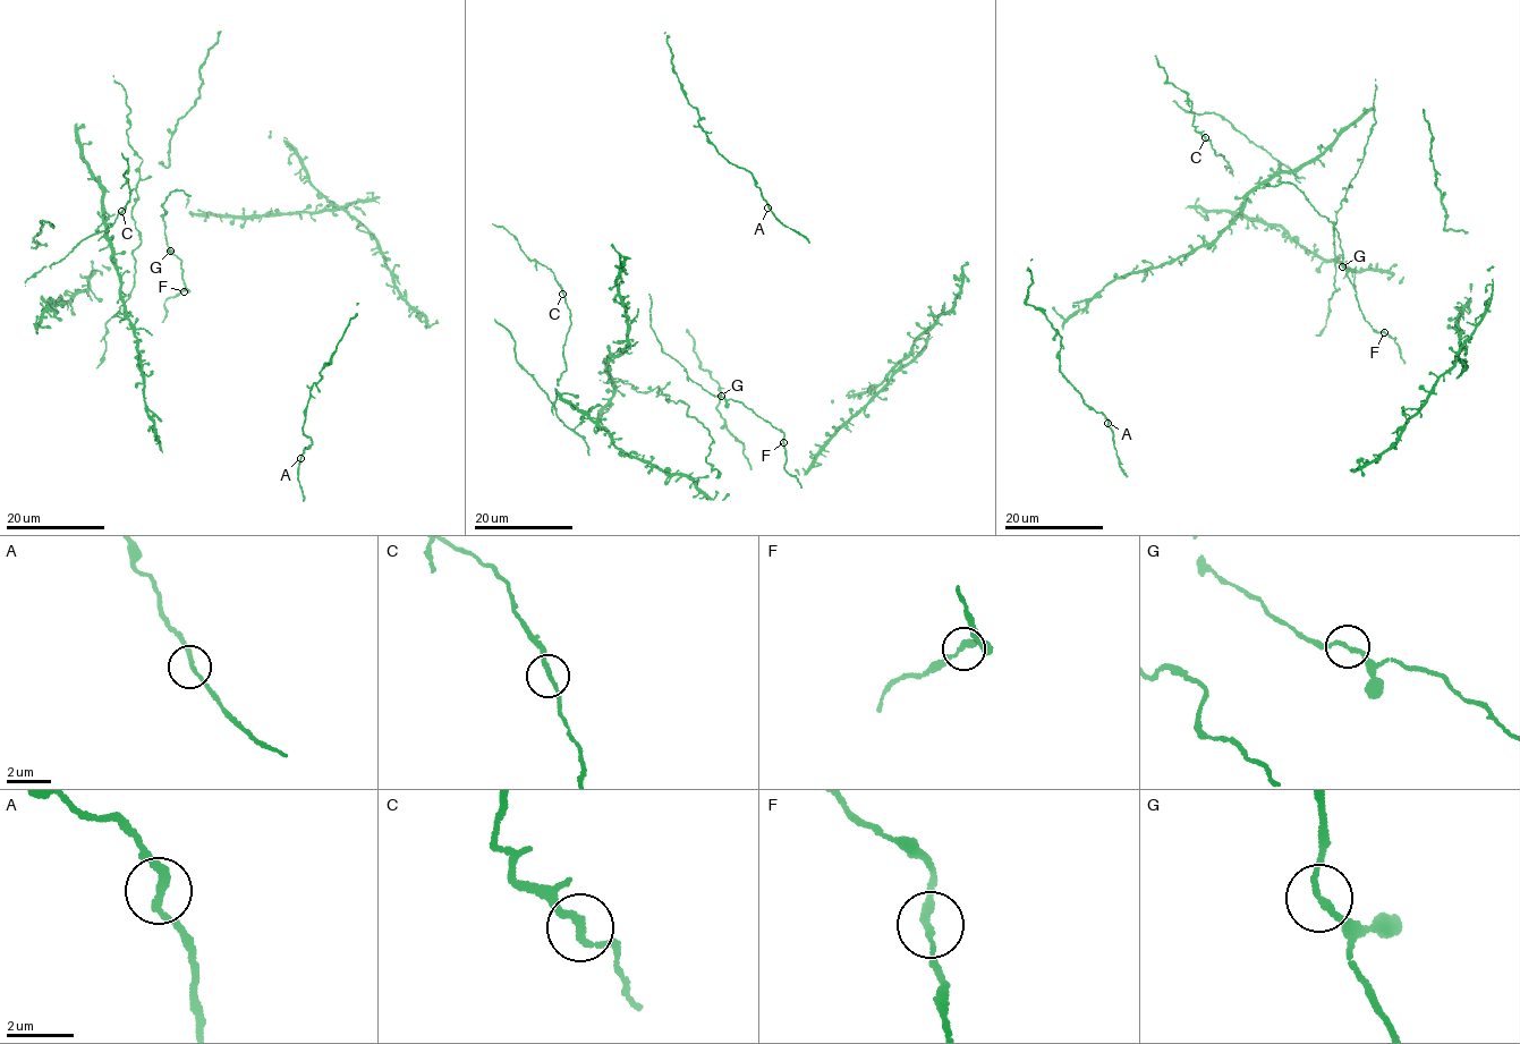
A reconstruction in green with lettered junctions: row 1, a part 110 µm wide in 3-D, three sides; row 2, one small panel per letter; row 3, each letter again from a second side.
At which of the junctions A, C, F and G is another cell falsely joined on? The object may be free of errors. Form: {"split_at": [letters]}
{"split_at": []}

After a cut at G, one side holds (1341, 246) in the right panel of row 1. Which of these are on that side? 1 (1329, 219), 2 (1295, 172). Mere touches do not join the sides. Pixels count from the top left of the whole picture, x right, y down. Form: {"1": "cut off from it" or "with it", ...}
{"1": "with it", "2": "cut off from it"}

